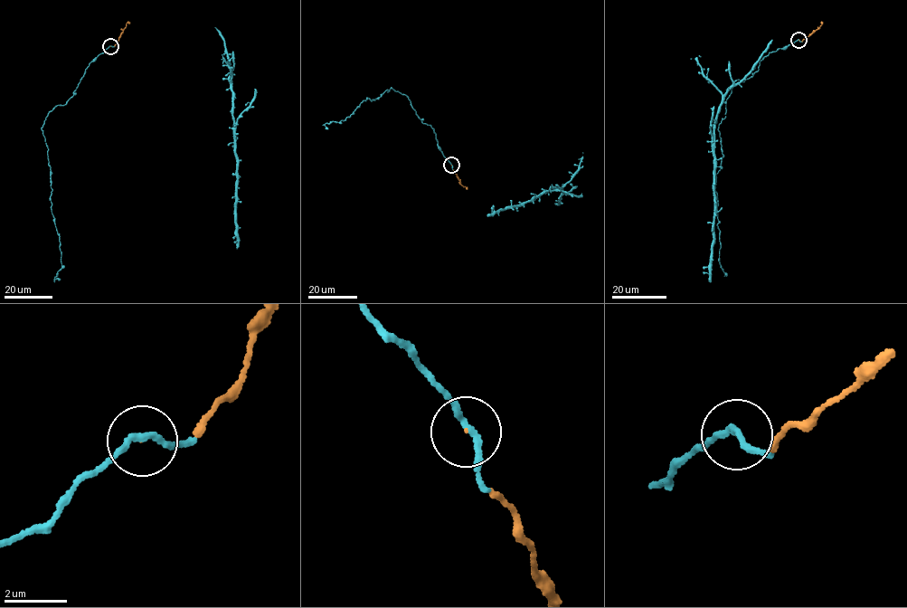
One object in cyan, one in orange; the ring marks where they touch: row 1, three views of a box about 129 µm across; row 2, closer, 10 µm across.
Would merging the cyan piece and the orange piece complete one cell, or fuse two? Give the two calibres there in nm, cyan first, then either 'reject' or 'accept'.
calibres 180 and 30 nm; accept

